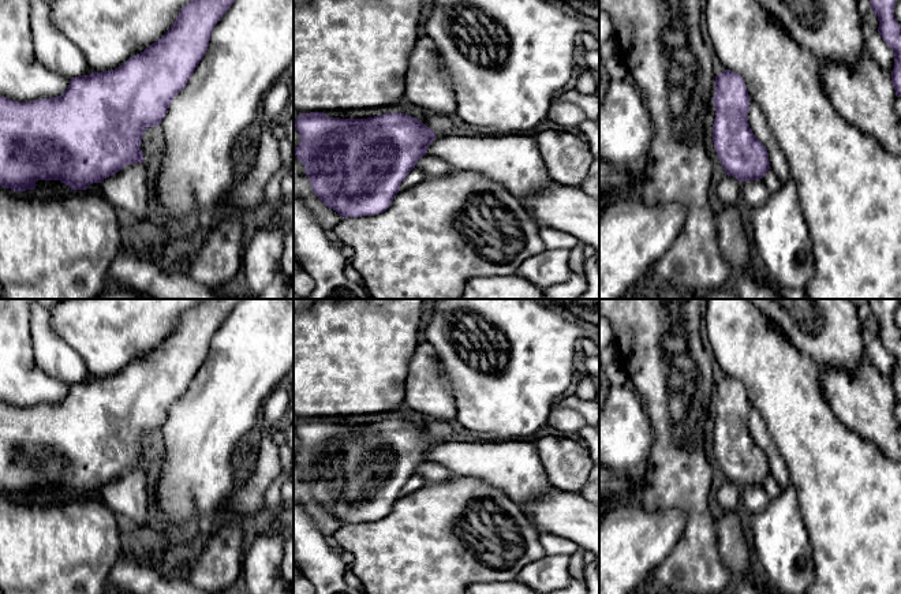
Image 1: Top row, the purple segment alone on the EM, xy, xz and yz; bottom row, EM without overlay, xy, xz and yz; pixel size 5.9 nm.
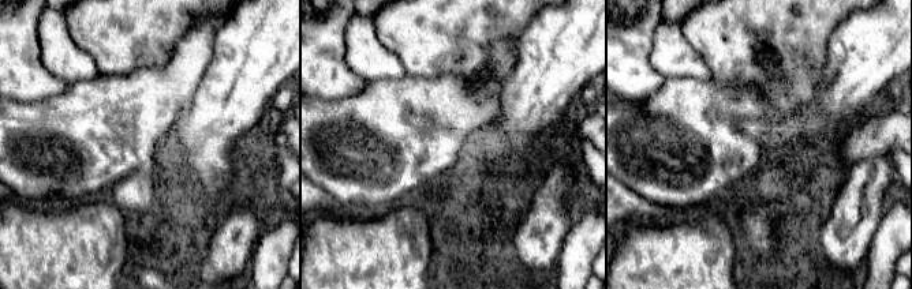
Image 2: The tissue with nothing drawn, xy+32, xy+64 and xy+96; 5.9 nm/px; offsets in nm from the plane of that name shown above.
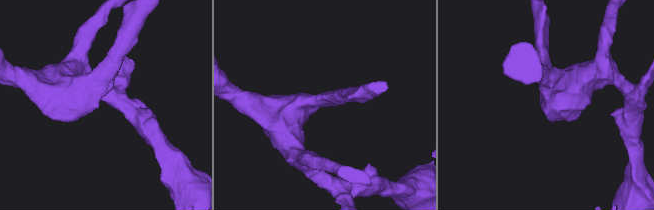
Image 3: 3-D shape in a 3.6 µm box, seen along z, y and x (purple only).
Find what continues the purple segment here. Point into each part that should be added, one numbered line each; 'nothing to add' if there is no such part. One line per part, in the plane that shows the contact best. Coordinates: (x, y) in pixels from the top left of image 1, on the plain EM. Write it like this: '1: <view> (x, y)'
1: xy (127, 496)

